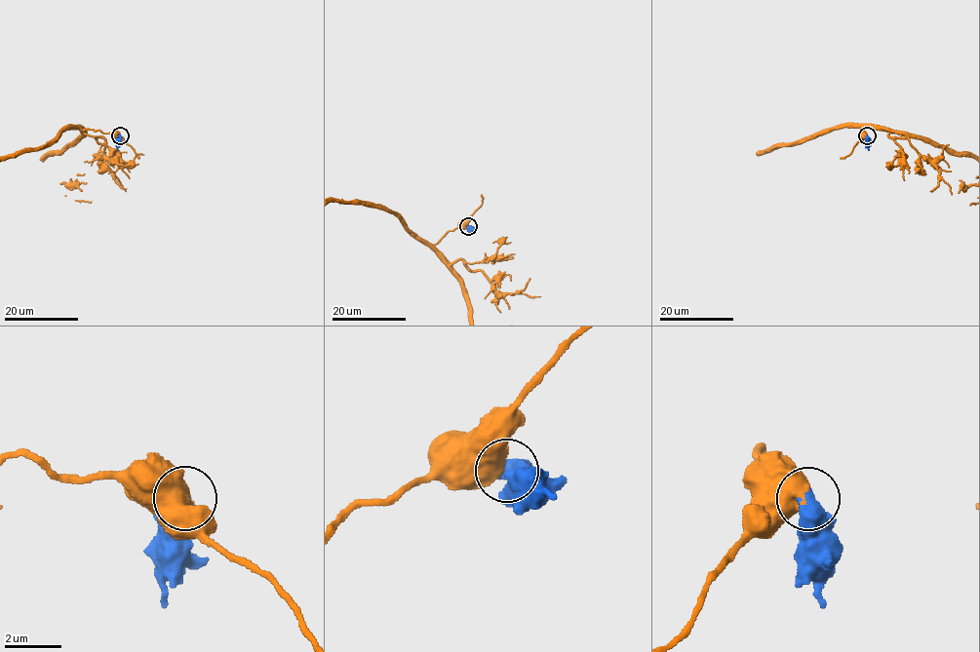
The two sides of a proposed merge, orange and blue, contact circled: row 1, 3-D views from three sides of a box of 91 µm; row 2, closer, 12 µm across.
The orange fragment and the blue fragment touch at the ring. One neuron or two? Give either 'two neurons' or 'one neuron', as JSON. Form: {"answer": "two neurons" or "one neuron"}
{"answer": "one neuron"}

